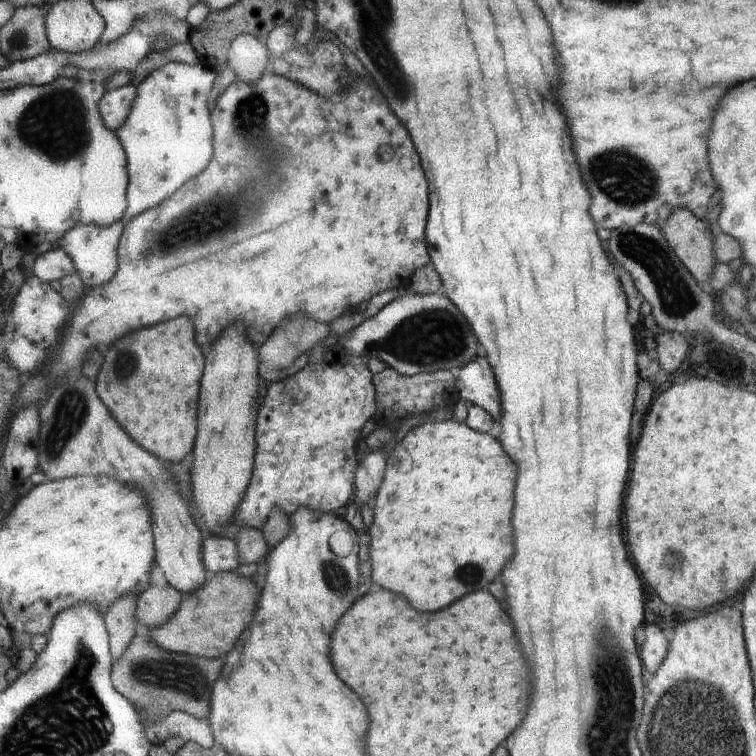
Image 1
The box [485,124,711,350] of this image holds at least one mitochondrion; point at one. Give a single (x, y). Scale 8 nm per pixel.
(676, 297)

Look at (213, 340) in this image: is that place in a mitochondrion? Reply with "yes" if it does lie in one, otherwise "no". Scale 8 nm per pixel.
no

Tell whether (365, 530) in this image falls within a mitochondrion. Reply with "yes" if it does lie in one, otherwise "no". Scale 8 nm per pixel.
no

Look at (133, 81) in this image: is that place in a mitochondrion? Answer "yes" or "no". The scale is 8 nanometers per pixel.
no

